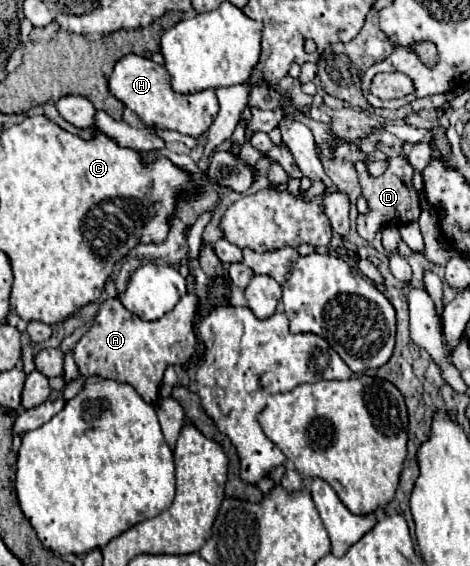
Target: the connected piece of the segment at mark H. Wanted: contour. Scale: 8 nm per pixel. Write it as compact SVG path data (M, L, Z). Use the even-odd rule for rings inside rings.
M128 54L116 62L110 76L110 92L122 100L130 110L134 110L144 124L160 126L164 130L176 130L198 138L208 130L214 116L218 114L218 100L214 90L202 90L196 94L178 94L170 86L168 72L162 64L152 62L150 58Z

